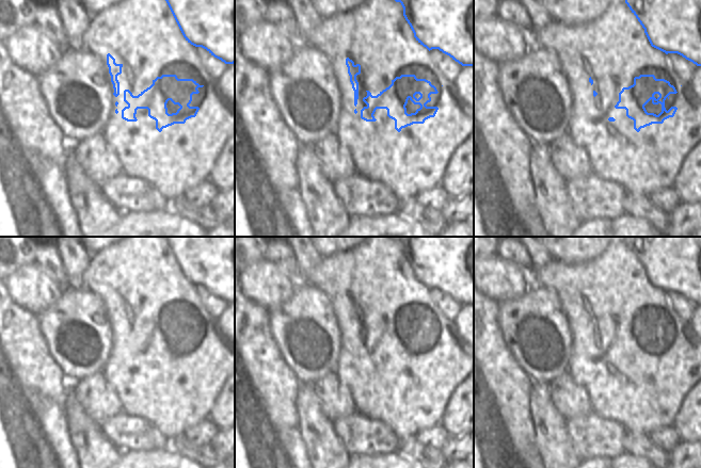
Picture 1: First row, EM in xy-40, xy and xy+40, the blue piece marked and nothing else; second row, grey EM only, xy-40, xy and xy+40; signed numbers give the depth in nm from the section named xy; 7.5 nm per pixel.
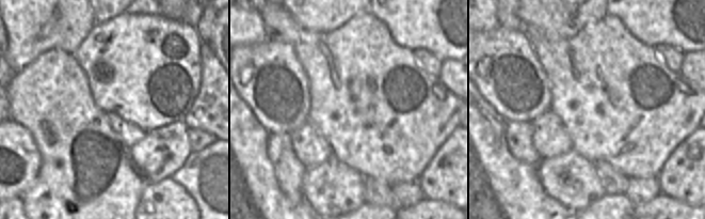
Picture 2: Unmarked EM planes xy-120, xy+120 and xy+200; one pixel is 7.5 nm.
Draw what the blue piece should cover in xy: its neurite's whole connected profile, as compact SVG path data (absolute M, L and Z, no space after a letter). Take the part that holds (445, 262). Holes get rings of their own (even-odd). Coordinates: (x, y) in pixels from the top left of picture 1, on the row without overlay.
M393 237L403 246L403 255L416 279L429 290L439 288L462 305L474 305L474 237Z

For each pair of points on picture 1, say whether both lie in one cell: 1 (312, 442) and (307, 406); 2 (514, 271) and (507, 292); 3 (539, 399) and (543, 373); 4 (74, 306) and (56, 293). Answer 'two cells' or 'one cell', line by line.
1: one cell
2: two cells
3: two cells
4: two cells

